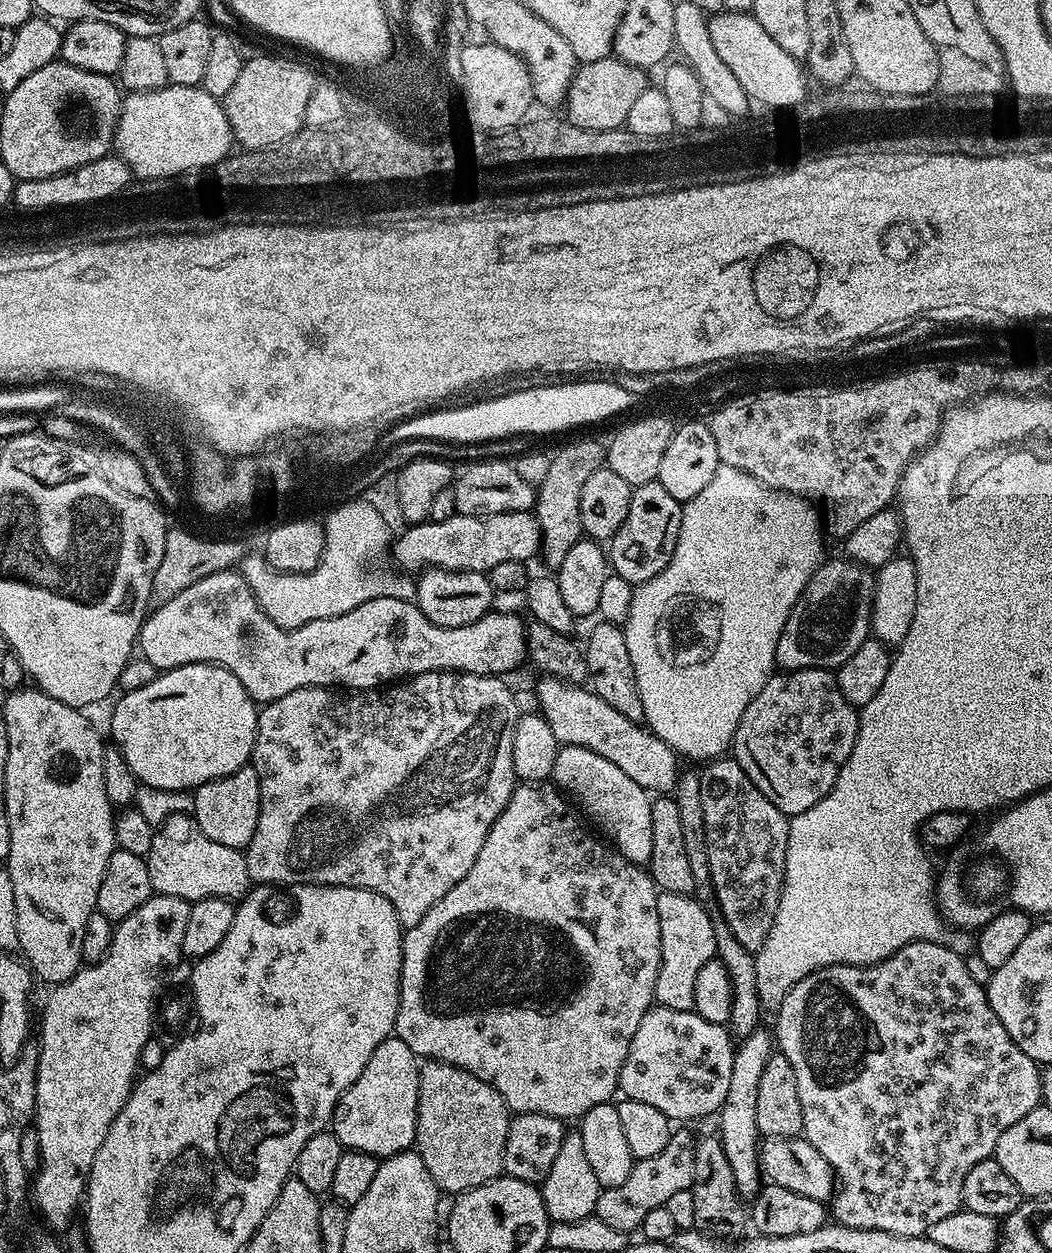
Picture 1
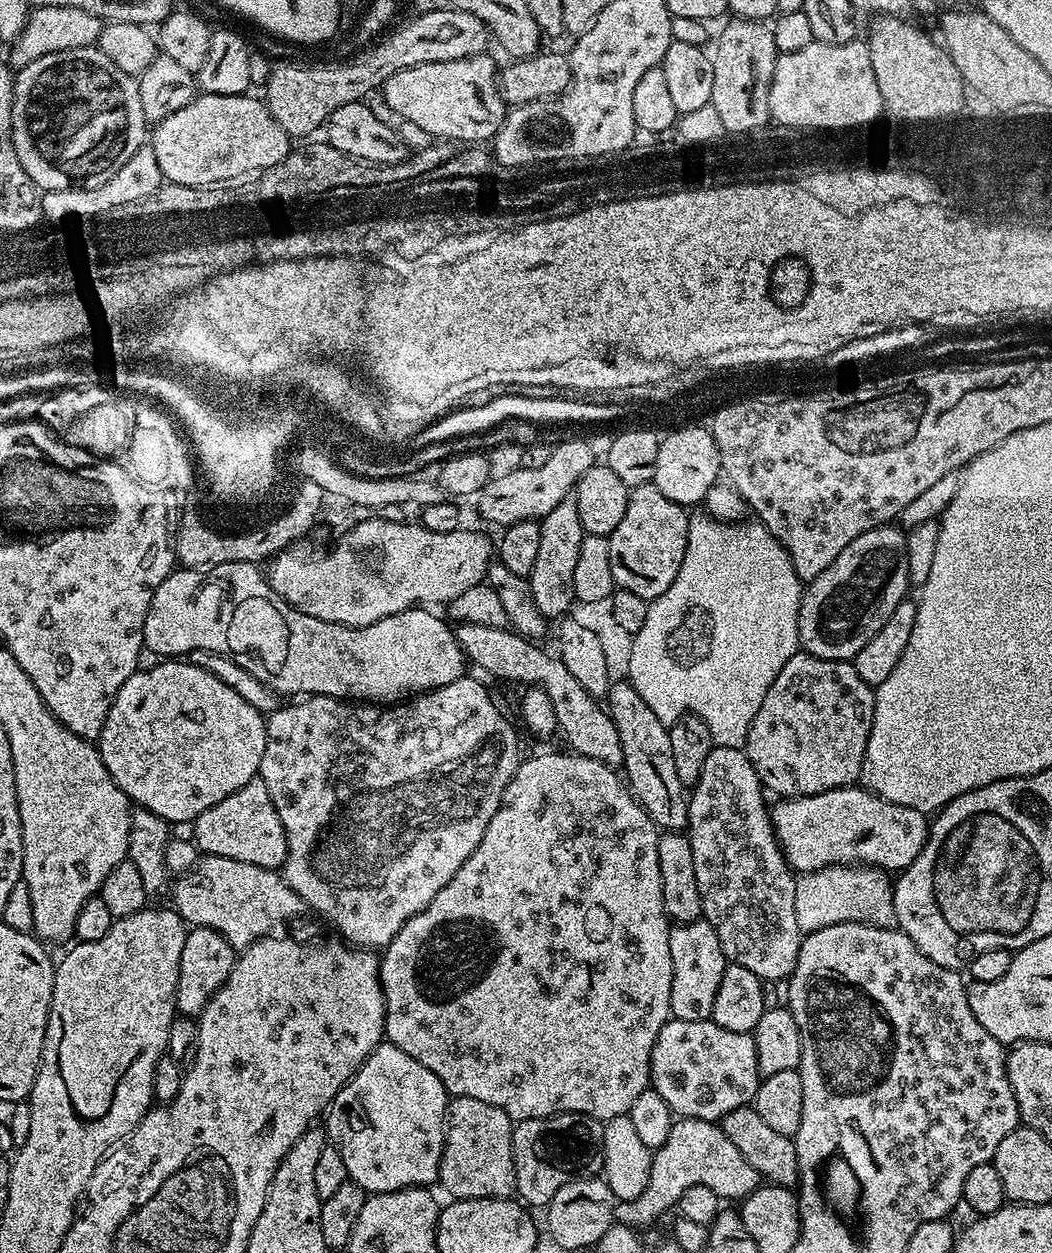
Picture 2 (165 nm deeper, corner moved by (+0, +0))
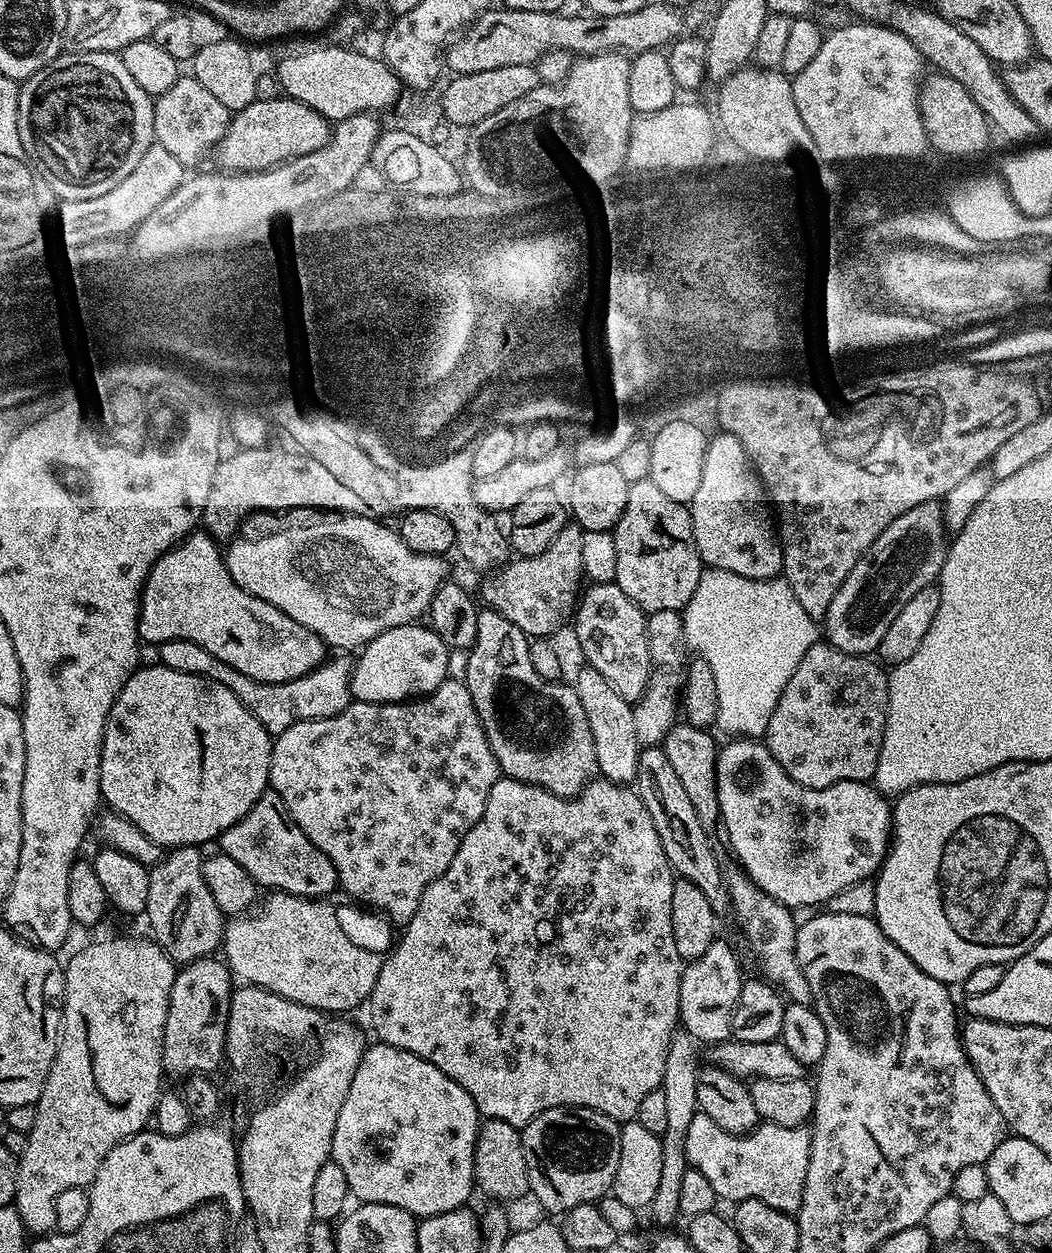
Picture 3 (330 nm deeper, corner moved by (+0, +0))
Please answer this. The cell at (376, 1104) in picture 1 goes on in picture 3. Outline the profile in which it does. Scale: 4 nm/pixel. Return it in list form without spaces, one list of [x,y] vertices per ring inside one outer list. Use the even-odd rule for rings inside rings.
[[[372,1042],[365,1047],[364,1057],[358,1062],[358,1070],[354,1070],[354,1082],[350,1082],[350,1090],[346,1090],[346,1102],[342,1102],[342,1110],[338,1113],[338,1126],[334,1126],[331,1159],[335,1160],[338,1166],[342,1166],[351,1195],[355,1199],[357,1196],[357,1201],[398,1206],[405,1208],[417,1218],[442,1214],[455,1208],[465,1207],[469,1203],[467,1200],[471,1198],[472,1192],[474,1193],[476,1179],[474,1150],[481,1123],[482,1117],[474,1106],[474,1098],[470,1098],[470,1094],[466,1094],[466,1090],[462,1090],[462,1086],[458,1086],[458,1082],[454,1082],[454,1078],[442,1074],[442,1070],[438,1070],[438,1066],[434,1066],[401,1048]]]

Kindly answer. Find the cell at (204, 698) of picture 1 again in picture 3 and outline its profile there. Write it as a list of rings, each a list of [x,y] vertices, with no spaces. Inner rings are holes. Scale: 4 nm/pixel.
[[[161,663],[152,667],[140,666],[132,673],[126,686],[122,686],[106,718],[104,741],[100,751],[100,795],[103,803],[109,804],[112,807],[109,809],[115,815],[127,818],[134,826],[138,826],[138,830],[142,830],[142,834],[146,834],[146,838],[150,838],[165,849],[171,850],[188,845],[205,846],[204,844],[210,843],[211,840],[213,843],[234,822],[238,822],[238,818],[242,818],[250,810],[250,806],[254,806],[254,802],[258,802],[258,798],[269,787],[272,742],[273,737],[262,726],[262,722],[258,722],[258,718],[254,718],[254,714],[250,714],[250,710],[246,710],[246,706],[242,706],[242,702],[234,698],[230,690],[226,690],[226,686],[208,680],[205,676],[182,674],[178,670],[170,670]]]

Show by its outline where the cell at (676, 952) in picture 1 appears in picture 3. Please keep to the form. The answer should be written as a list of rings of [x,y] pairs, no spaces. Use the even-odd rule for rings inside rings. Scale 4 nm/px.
[[[717,938],[697,960],[684,965],[680,987],[680,1024],[683,1031],[690,1033],[701,1045],[721,1044],[732,1036],[732,1015],[738,1002],[744,980],[740,976],[740,960],[736,952],[724,941]]]

